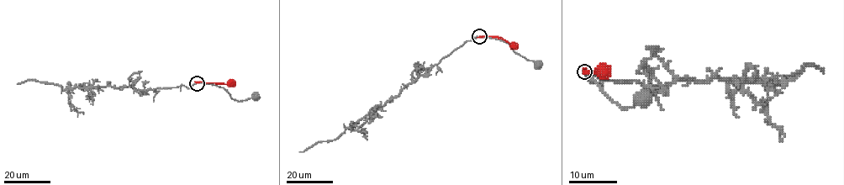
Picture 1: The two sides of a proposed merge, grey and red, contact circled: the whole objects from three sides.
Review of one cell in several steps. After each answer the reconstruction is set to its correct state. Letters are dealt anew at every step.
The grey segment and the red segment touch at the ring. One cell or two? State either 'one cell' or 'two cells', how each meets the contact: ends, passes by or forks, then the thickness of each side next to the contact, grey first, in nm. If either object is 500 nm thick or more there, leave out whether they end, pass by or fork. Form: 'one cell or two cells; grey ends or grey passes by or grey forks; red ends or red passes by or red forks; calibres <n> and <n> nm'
two cells; grey passes by; red ends; calibres 140 and 320 nm

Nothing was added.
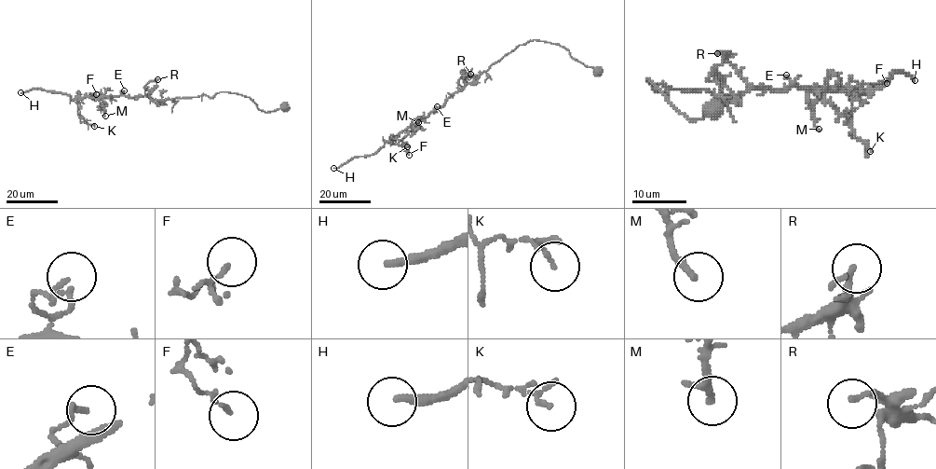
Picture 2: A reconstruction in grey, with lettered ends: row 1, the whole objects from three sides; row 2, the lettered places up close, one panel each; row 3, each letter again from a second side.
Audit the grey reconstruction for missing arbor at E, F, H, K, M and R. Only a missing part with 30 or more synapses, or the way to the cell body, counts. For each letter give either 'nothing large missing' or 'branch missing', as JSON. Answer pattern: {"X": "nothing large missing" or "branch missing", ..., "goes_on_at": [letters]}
{"E": "nothing large missing", "F": "nothing large missing", "H": "branch missing", "K": "nothing large missing", "M": "nothing large missing", "R": "nothing large missing", "goes_on_at": ["H"]}

